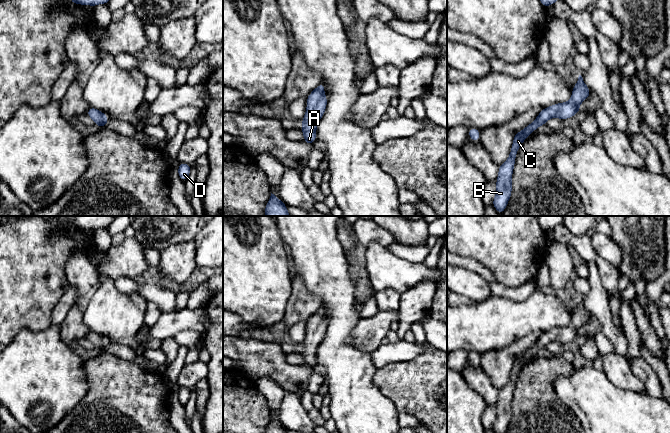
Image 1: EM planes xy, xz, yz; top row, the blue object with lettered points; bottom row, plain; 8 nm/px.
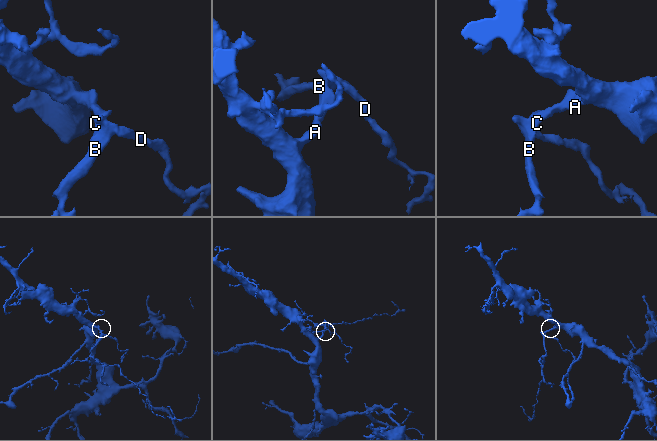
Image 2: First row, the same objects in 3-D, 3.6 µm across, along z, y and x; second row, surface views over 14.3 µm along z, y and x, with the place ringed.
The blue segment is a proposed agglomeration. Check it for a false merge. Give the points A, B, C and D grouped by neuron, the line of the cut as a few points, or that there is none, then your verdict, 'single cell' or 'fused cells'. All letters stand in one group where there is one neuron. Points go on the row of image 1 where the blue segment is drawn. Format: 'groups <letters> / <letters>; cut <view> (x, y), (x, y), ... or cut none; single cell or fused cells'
groups A B C D; cut none; single cell

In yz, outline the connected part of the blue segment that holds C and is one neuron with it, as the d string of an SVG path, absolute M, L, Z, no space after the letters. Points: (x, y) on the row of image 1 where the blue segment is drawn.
M579 75L577 83L573 86L572 97L568 102L557 103L547 108L542 108L537 118L523 130L517 132L514 136L512 147L508 159L499 165L498 178L496 181L496 195L492 205L503 215L512 193L511 178L515 165L516 154L528 135L534 132L539 126L545 125L546 122L553 117L561 120L568 119L580 112L580 104L589 97L592 90L586 85L581 75Z

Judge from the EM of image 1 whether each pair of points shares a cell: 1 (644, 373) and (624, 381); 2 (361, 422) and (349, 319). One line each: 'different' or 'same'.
1: different
2: same

